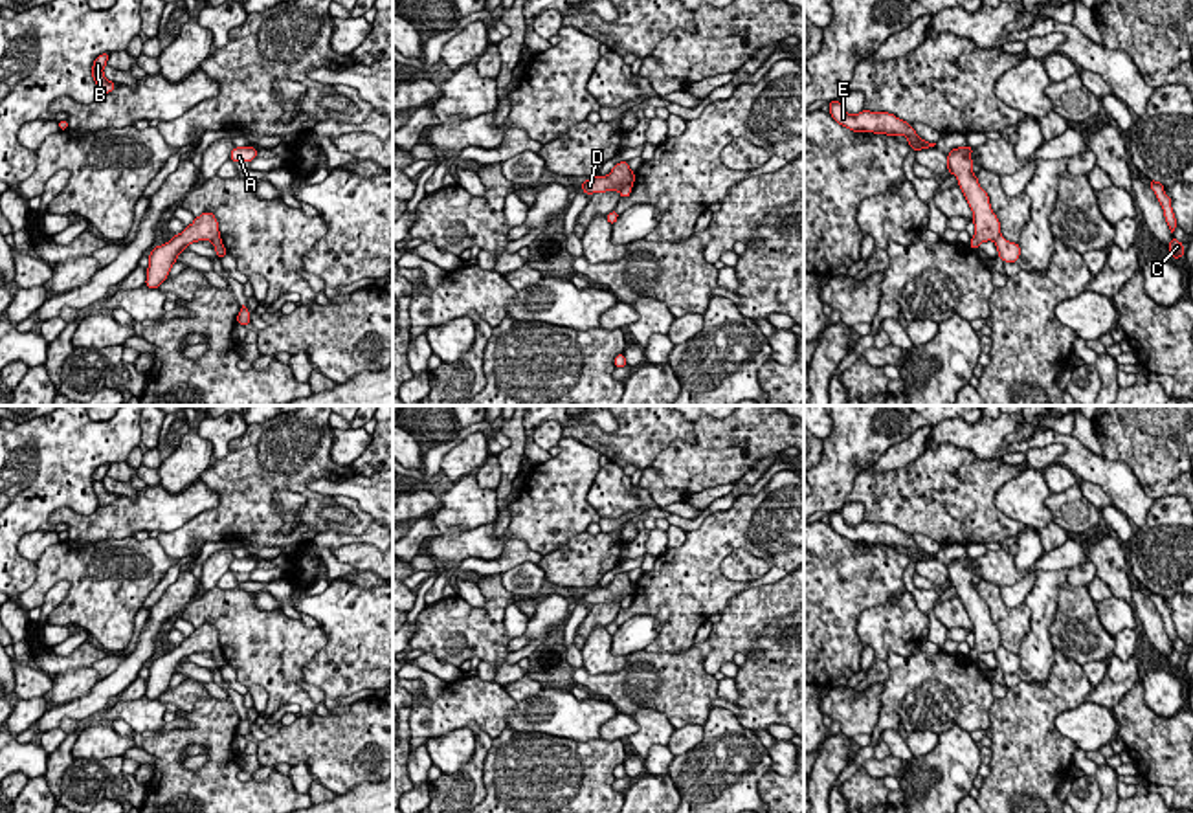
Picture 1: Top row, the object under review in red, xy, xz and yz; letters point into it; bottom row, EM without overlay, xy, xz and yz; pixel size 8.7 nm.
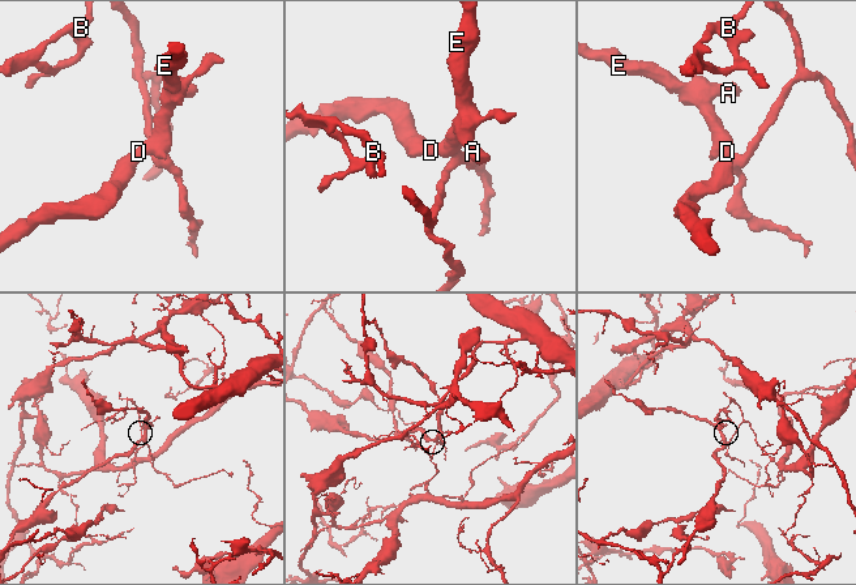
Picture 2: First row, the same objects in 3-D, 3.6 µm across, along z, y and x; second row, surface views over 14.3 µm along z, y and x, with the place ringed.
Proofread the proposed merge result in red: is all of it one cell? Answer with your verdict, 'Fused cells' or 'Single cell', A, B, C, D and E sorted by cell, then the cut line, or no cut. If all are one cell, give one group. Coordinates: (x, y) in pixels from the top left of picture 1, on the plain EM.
Fused cells. Groups: A D E / B C. Split along yz (1001, 646), (995, 652)

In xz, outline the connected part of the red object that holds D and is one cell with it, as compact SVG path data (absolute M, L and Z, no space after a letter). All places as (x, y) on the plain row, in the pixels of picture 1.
M619 573L608 587L593 587L582 593L582 602L587 606L606 604L606 602L624 602L633 596L635 584L630 580L628 573Z

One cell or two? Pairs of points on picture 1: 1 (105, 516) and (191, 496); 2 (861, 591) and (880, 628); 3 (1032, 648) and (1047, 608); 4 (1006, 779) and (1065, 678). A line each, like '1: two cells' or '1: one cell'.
1: one cell
2: two cells
3: one cell
4: one cell

